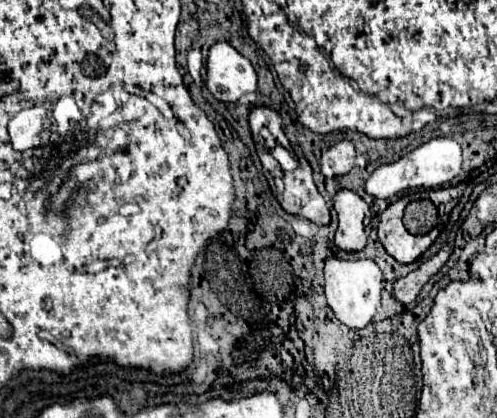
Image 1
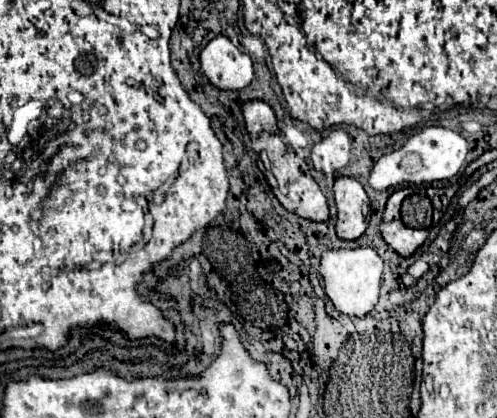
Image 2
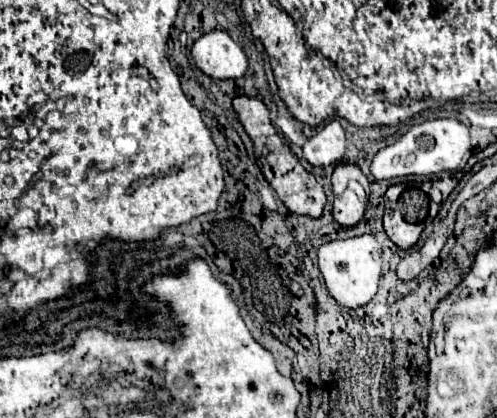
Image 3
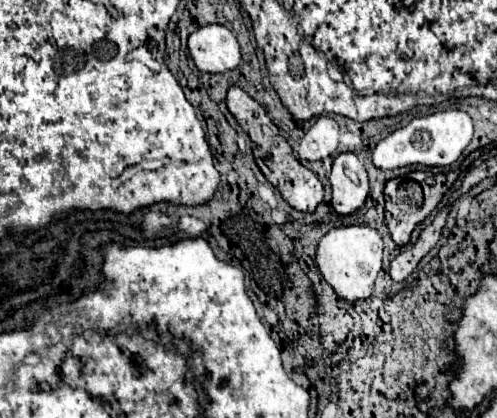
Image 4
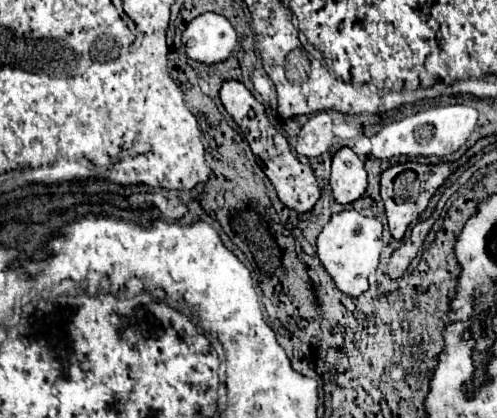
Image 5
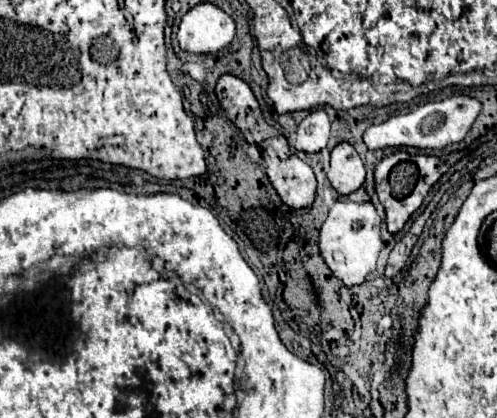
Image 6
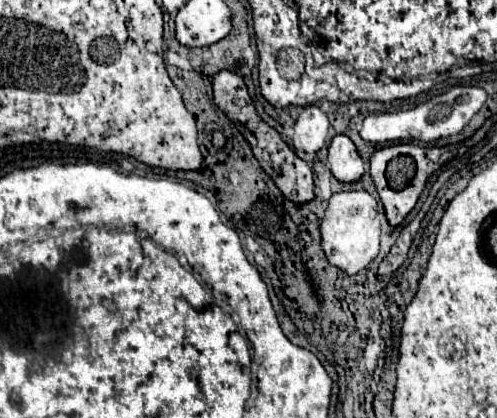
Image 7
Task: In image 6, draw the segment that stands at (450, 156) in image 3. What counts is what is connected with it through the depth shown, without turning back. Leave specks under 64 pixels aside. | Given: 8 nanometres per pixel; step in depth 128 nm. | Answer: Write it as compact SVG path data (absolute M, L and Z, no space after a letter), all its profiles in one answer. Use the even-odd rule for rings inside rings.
M450 96L442 102L428 102L418 106L416 110L400 116L392 116L382 124L374 124L364 132L364 144L370 150L384 150L384 148L402 148L412 146L420 150L442 150L454 142L462 142L468 134L470 126L474 124L476 116L480 114L480 102L470 96Z

